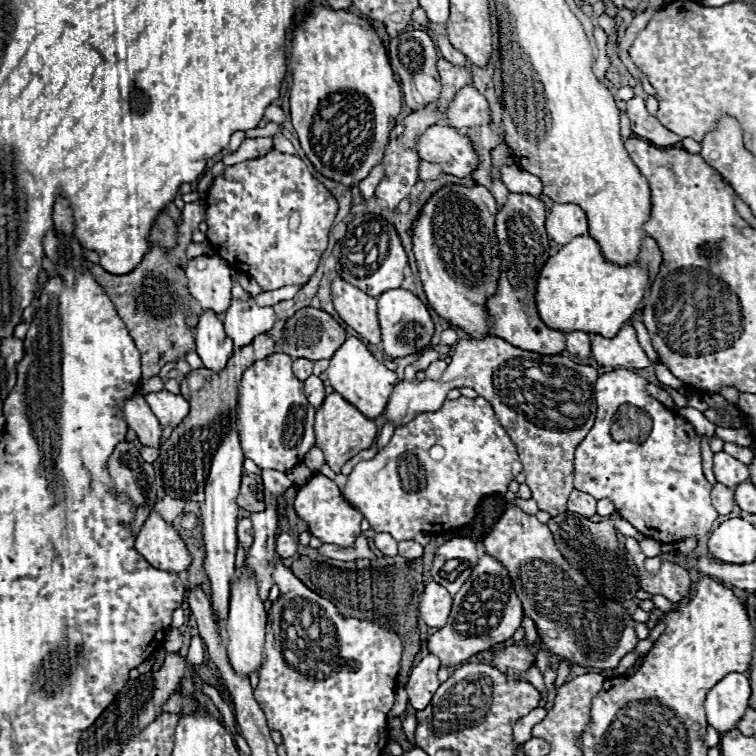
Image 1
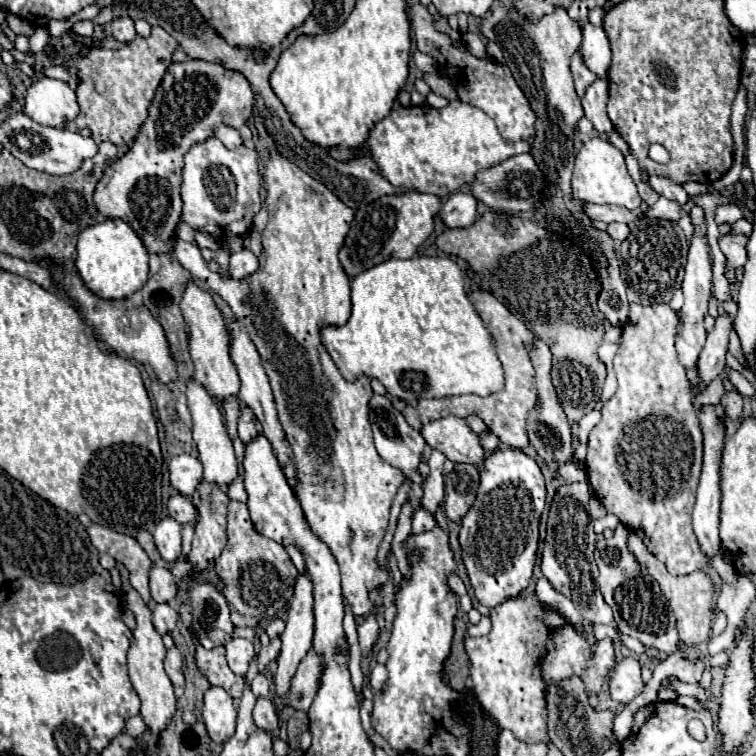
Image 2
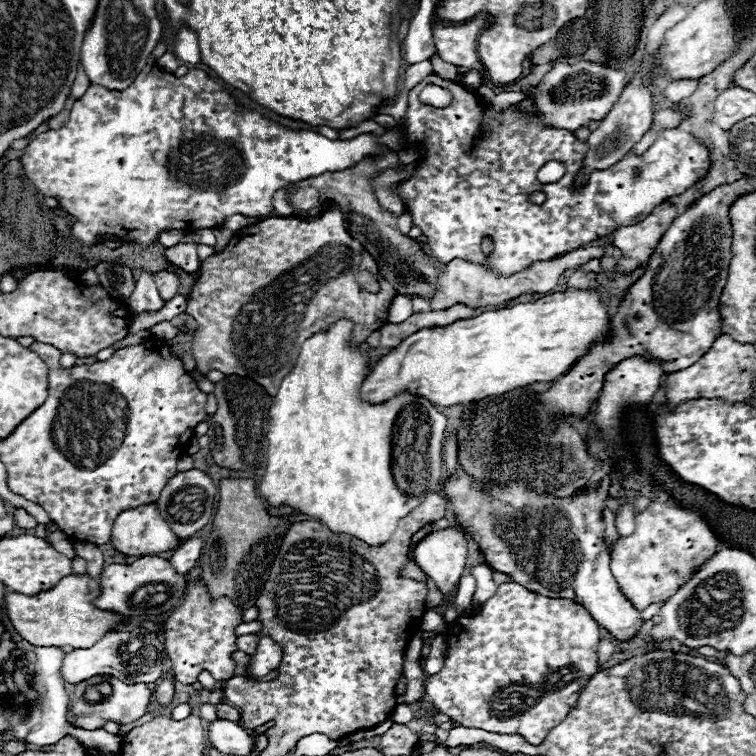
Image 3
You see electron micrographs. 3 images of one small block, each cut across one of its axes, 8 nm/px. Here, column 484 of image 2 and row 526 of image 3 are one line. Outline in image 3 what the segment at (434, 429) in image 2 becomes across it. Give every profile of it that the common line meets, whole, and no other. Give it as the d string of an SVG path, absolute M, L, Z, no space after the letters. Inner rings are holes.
M456 526L448 528L448 530L442 530L442 532L436 532L432 536L426 536L418 542L414 554L416 554L416 562L420 564L420 568L434 580L436 588L446 596L446 600L450 600L450 604L446 606L444 610L444 620L452 622L458 618L458 612L456 612L456 594L458 594L458 584L460 584L460 578L462 578L462 572L466 568L466 560L468 560L468 544L470 544L470 538Z

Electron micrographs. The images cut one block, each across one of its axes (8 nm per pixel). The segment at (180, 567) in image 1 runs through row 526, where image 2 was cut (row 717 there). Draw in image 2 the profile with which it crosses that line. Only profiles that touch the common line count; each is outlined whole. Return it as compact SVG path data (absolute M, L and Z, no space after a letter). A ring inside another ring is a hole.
M130 590L124 596L124 606L128 610L132 610L136 614L136 630L132 636L132 644L128 650L128 668L130 668L130 680L132 686L136 690L136 694L140 696L142 708L140 708L140 716L146 722L146 728L152 730L154 734L160 734L162 730L168 728L168 724L172 722L174 714L176 714L176 696L174 696L174 688L172 682L168 678L168 674L164 672L164 656L166 656L166 648L162 644L162 636L154 630L152 626L152 610L148 608L148 604L140 598L140 594L136 594L136 590Z

